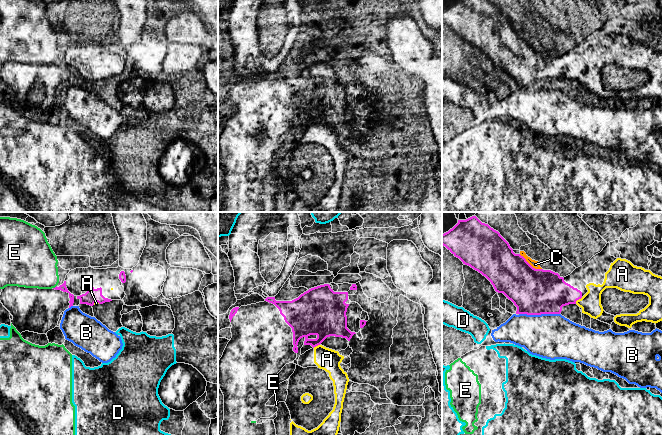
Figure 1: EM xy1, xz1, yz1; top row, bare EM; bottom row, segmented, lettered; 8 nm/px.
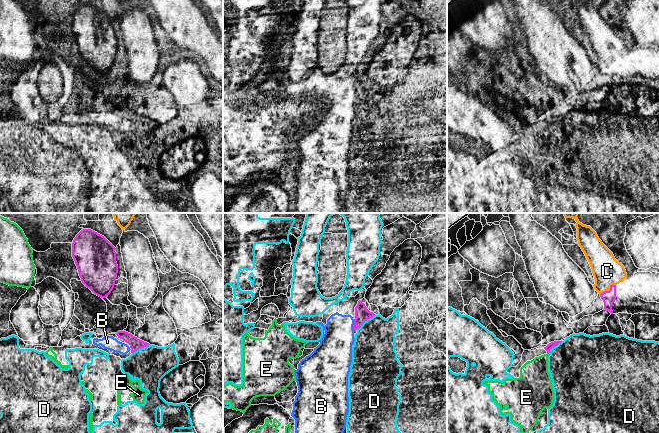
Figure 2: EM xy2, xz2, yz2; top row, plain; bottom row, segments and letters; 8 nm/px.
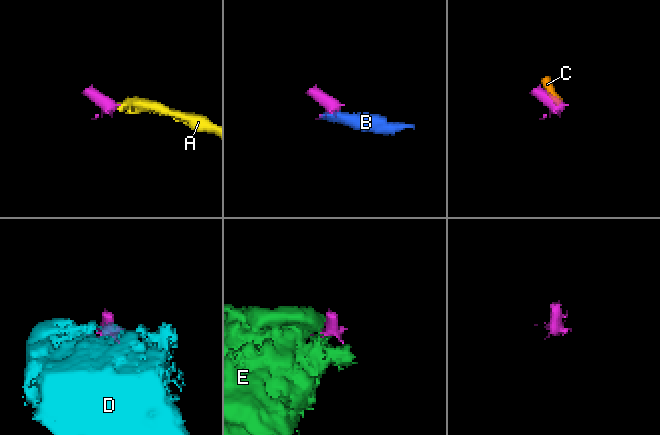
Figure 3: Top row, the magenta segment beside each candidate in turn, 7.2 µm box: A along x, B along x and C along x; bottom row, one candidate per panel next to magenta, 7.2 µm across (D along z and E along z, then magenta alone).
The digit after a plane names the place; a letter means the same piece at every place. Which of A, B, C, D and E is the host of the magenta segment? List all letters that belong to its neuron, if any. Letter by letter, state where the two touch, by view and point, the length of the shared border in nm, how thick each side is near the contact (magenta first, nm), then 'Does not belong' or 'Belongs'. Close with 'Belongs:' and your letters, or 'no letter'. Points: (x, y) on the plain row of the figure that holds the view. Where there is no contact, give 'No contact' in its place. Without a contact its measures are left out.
A: Touches magenta at yz1 (578, 75). Shared border 80 nm. Thickness 320 nm (magenta) against 160 nm. Belongs
B: Touches magenta at yz1 (539, 90). Shared border 320 nm. Thickness 360 nm (magenta) against 360 nm. Does not belong
C: Touches magenta at yz1 (529, 40). Shared border 220 nm. Thickness 360 nm (magenta) against 60 nm. Does not belong
D: Touches magenta at xz2 (365, 96). Shared border 200 nm. Thickness 120 nm (magenta) against 340 nm. Does not belong
E: Touches magenta at xy1 (55, 63). Shared border 40 nm. Thickness 50 nm (magenta) against 360 nm. Does not belong
Belongs: A

